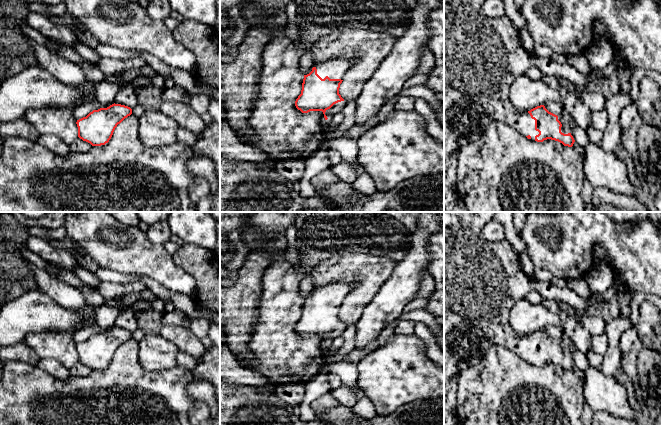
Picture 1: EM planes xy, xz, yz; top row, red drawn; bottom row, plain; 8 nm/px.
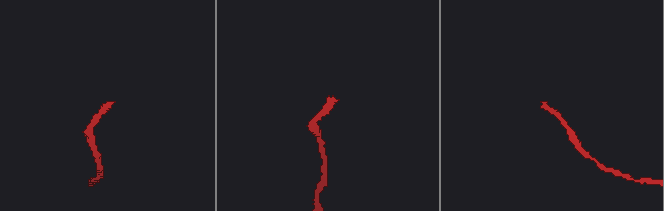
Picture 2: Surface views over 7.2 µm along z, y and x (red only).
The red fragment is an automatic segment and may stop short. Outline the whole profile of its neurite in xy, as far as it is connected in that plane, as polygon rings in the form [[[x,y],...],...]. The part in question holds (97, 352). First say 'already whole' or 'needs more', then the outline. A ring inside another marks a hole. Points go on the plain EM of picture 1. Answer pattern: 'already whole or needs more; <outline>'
already whole; [[[121,328],[93,334],[77,344],[78,361],[92,370],[105,369],[111,363],[118,348],[132,338],[132,333]]]

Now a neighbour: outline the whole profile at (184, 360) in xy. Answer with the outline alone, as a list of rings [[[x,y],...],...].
[[[179,352],[177,355],[177,366],[185,370],[192,370],[198,364],[198,359],[184,352]]]

